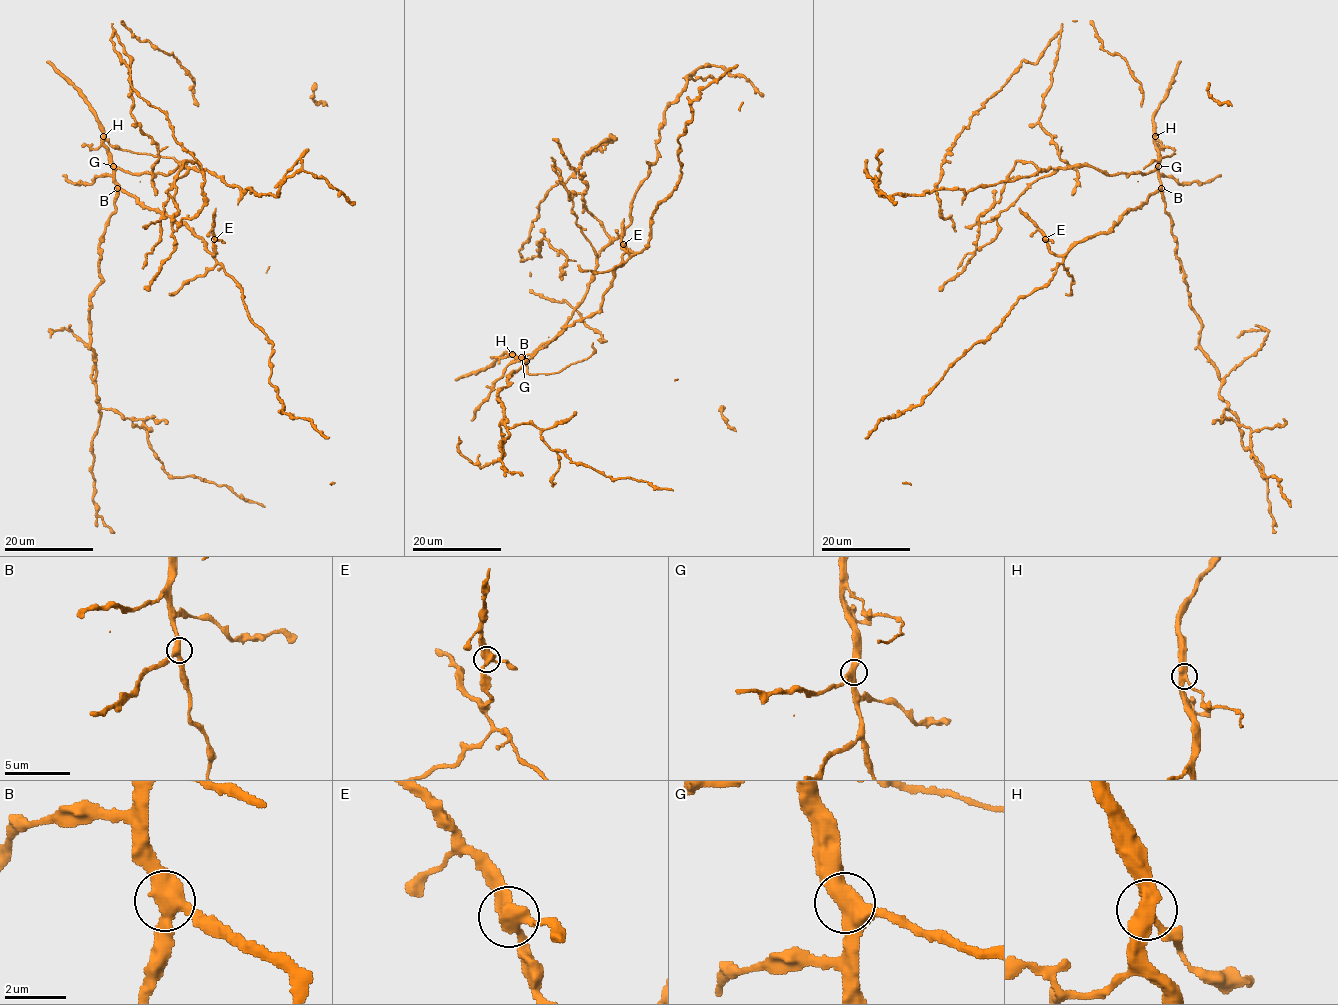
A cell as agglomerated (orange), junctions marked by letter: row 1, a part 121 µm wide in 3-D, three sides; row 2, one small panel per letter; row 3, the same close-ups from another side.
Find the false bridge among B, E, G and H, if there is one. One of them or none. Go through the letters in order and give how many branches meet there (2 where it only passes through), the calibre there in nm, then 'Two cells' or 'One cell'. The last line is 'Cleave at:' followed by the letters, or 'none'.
B: Branches: 3. Thickness 440 nm. One cell
E: Branches: 3. Thickness 400 nm. One cell
G: Branches: 3. Thickness 440 nm. One cell
H: Branches: 3. Thickness 440 nm. Two cells
Cleave at: H

